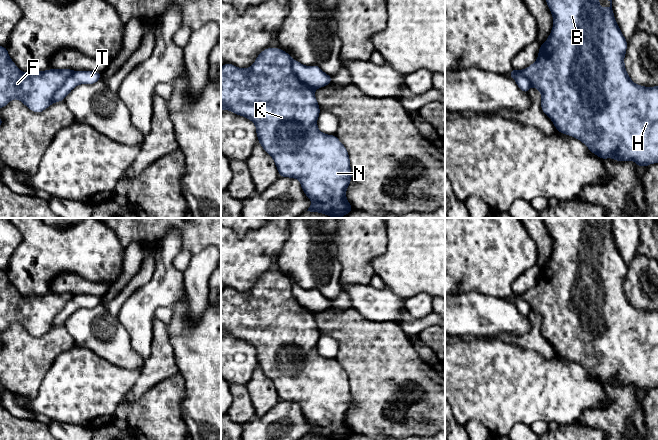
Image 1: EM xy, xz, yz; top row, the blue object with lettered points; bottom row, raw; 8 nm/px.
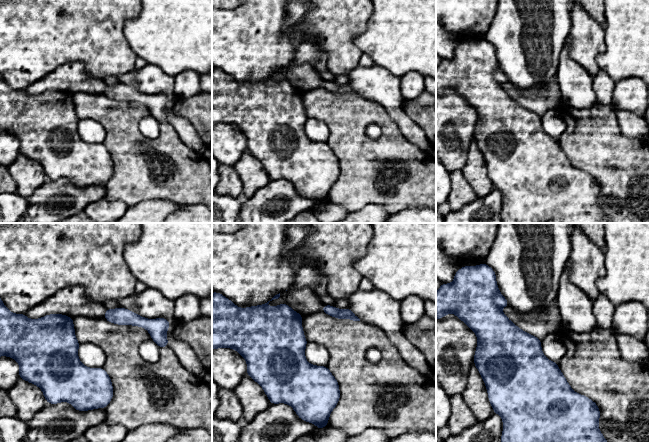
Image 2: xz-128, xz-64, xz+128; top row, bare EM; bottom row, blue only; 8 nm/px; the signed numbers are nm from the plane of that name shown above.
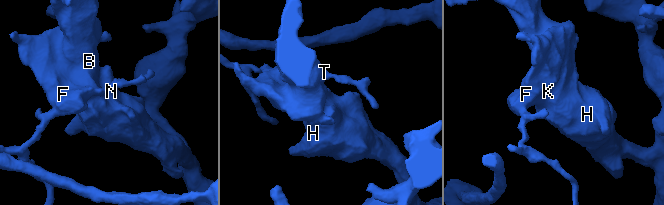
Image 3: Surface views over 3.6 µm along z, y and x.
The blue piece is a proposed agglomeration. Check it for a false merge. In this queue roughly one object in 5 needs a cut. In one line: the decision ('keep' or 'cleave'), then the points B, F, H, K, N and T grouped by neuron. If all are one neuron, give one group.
keep; groups B F H K N T

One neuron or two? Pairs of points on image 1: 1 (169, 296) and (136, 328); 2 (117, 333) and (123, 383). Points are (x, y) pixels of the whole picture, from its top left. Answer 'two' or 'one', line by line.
1: one
2: two

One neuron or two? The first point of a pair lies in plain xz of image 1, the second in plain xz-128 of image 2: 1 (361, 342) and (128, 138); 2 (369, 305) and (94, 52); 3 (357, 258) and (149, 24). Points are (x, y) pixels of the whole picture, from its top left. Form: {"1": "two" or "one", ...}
{"1": "one", "2": "two", "3": "two"}

